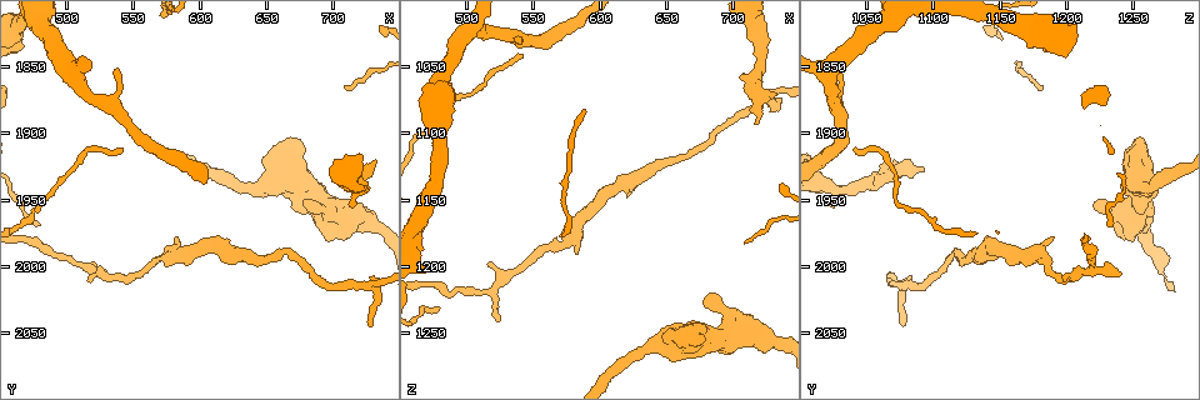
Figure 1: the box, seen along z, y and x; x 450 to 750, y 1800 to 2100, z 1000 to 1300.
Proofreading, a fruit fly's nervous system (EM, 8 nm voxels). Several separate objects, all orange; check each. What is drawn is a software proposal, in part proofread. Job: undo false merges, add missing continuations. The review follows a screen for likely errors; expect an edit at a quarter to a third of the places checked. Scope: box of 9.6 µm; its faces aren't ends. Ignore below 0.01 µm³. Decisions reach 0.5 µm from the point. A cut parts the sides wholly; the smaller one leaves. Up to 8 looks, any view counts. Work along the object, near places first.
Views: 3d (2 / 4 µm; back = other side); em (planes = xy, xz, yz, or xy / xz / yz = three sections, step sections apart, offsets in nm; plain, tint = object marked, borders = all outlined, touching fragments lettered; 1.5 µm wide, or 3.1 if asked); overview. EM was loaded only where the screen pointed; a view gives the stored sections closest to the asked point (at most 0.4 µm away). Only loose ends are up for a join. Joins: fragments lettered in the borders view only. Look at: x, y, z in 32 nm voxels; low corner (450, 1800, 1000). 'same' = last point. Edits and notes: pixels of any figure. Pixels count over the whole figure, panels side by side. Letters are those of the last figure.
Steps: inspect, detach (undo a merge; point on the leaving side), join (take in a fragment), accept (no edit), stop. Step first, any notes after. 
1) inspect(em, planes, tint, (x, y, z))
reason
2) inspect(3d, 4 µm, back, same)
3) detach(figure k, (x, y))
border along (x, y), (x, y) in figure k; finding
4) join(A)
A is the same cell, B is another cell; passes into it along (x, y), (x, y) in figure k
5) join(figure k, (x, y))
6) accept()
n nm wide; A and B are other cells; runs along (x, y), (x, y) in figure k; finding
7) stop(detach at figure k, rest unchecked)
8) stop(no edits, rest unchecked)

inspect(3d, 4 µm, (538, 1850, 1030))
free end

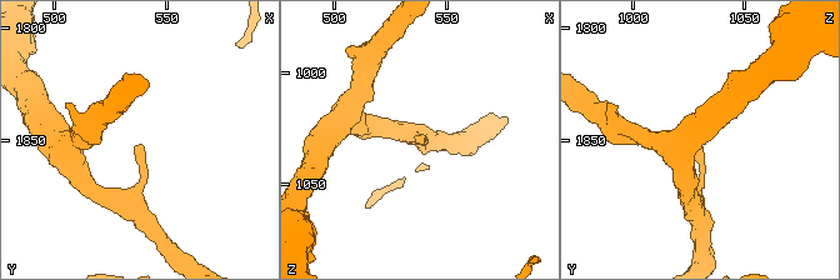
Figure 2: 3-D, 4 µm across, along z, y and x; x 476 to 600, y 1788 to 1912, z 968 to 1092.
inspect(em, planes, borders, (539, 1853, 1030))
need the tissue

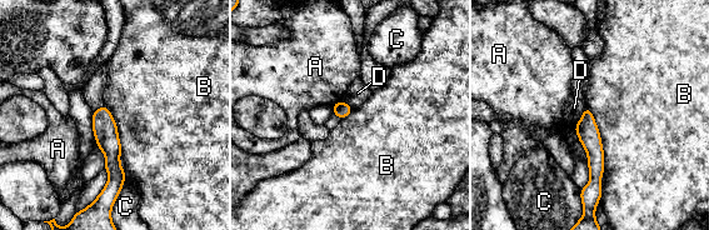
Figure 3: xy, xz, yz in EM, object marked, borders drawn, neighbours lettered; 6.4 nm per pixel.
accept()
A, B, C and D are other cells; border along (587, 105), (599, 131), (604, 170) in figure 3; none of them fits

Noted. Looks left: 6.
inspect(3d, 2 µm, (586, 1978, 1190))

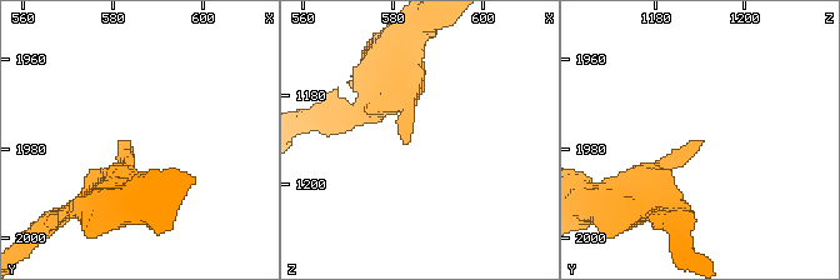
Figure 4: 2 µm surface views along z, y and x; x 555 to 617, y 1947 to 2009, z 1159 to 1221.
inspect(em, planes, borders, (584, 1980, 1190))

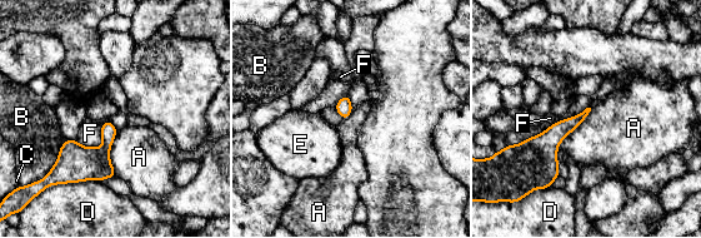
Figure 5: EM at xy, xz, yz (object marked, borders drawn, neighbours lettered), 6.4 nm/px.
accept()
A touches over 400 nm; A, B, C, D, E and F are other cells; border along (591, 109), (559, 145), (557, 162) in figure 5; no lettered fragment goes on from it

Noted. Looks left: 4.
inspect(em, planes, plain, (696, 1958, 1242))
branch point

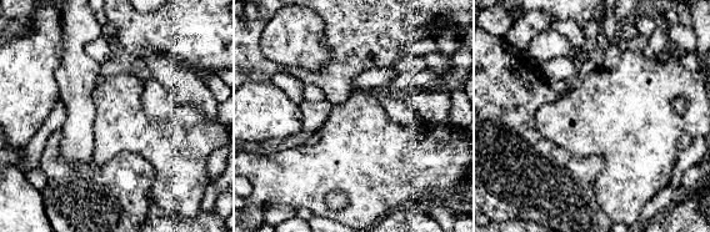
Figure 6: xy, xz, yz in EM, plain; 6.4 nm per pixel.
inspect(em, planes, borders, same)
see the neighbours

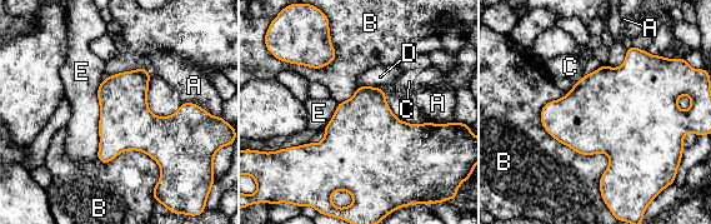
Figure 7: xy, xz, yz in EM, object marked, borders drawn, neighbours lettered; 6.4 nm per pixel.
accept()
300 nm wide; A, B, C, D and E are other cells; border along (103, 80), (98, 89), (96, 157) in figure 7; one neuron here

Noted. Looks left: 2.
stop(no edits, rest unchecked)

